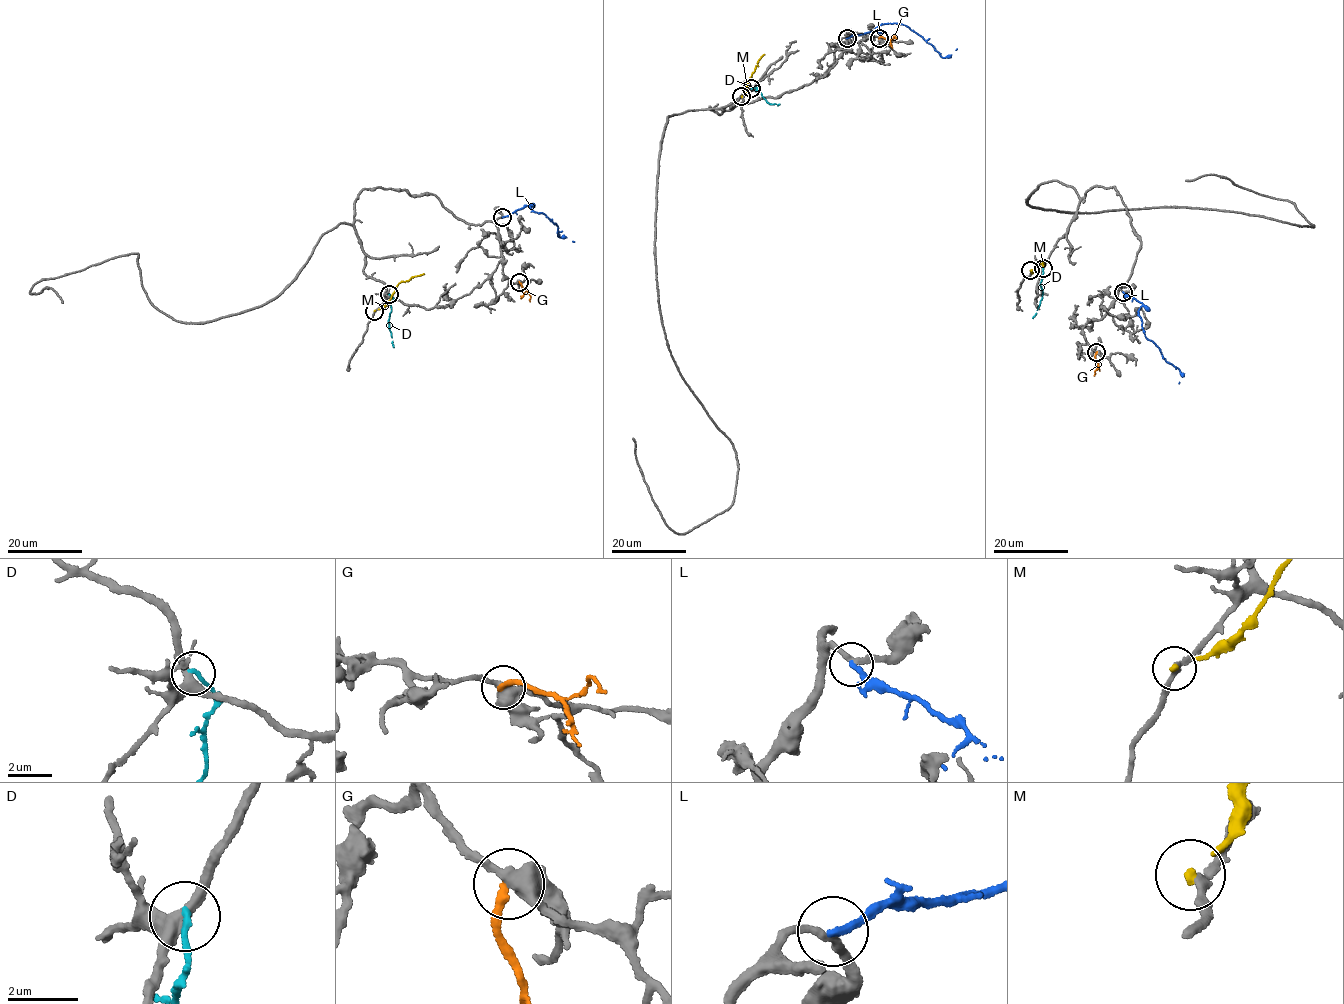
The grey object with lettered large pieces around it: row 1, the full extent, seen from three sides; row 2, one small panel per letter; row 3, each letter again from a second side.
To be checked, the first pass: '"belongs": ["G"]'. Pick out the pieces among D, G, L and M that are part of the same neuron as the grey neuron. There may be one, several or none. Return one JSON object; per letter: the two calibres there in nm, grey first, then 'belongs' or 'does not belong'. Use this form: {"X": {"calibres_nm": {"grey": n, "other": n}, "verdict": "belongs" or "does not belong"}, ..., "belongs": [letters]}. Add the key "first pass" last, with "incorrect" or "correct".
{"D": {"calibres_nm": {"grey": 340, "other": 180}, "verdict": "does not belong"}, "G": {"calibres_nm": {"grey": 420, "other": 260}, "verdict": "does not belong"}, "L": {"calibres_nm": {"grey": 200, "other": 240}, "verdict": "does not belong"}, "M": {"calibres_nm": {"grey": 240, "other": 180}, "verdict": "does not belong"}, "belongs": [], "first pass": "incorrect"}

